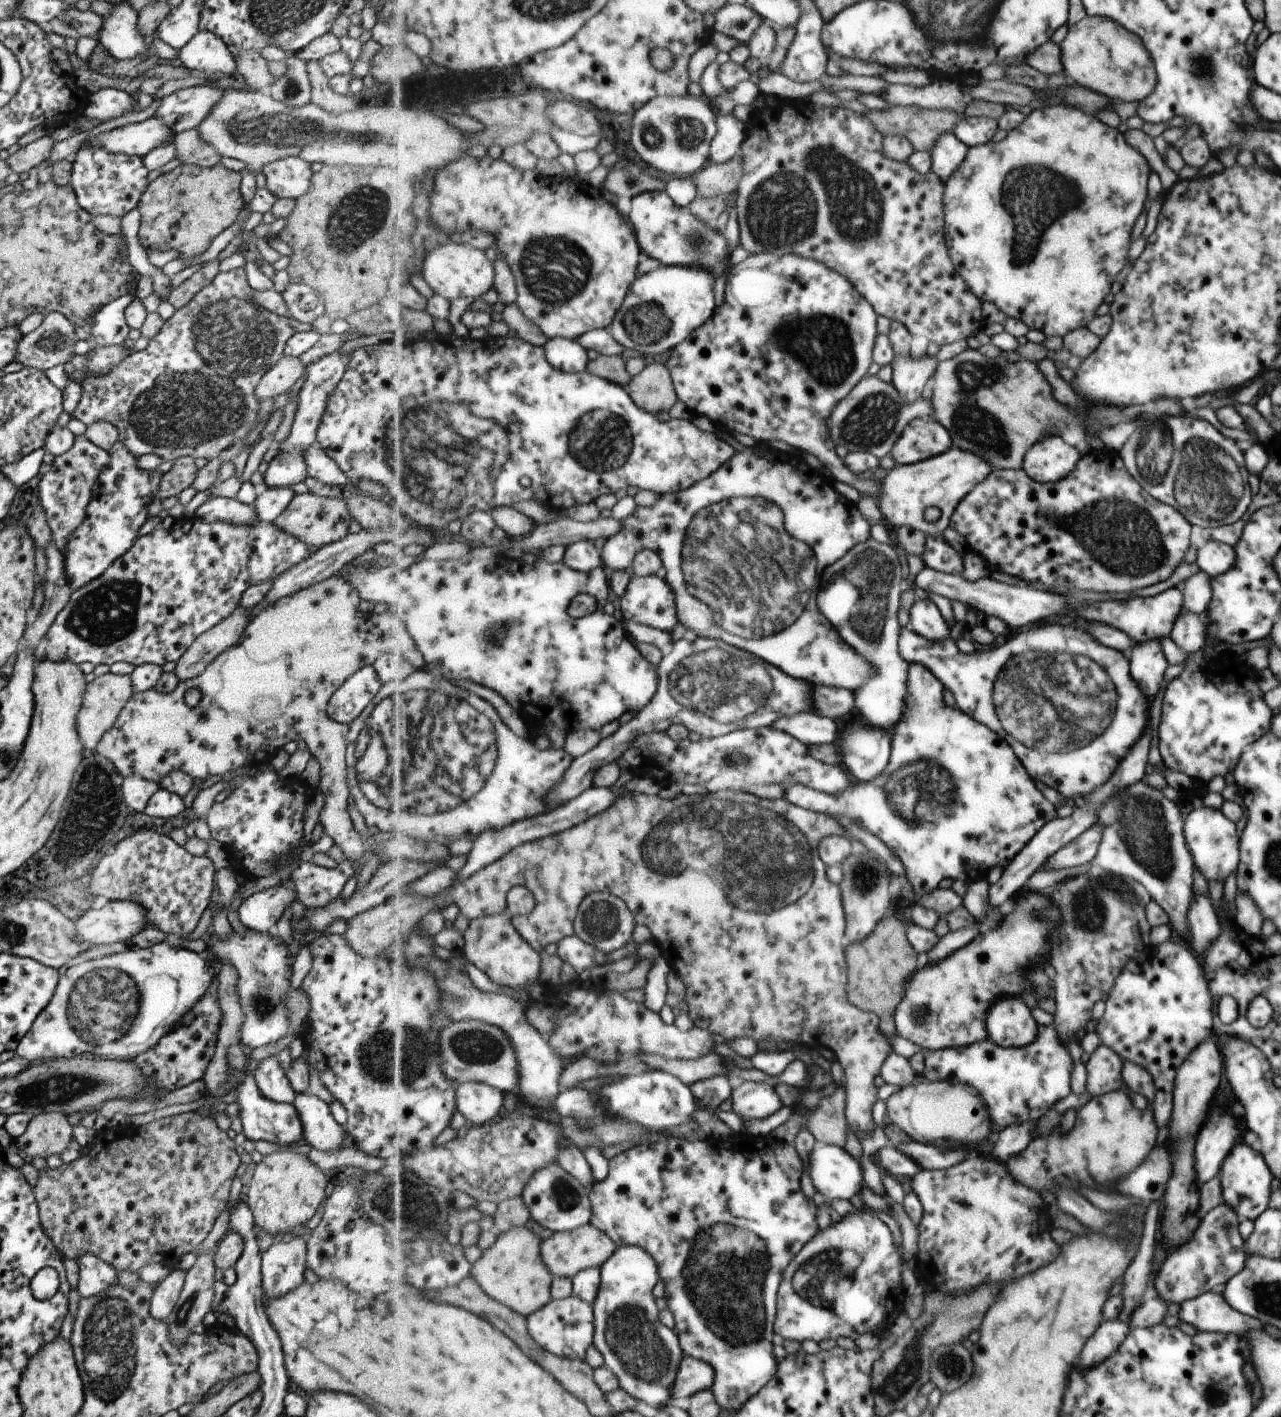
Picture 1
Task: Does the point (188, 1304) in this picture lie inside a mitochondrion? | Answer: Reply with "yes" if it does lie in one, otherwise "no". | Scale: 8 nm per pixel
yes

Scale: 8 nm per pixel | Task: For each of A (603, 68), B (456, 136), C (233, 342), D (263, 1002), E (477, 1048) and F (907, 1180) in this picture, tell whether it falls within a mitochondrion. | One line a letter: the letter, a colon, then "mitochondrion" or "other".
A: other
B: other
C: mitochondrion
D: mitochondrion
E: mitochondrion
F: other

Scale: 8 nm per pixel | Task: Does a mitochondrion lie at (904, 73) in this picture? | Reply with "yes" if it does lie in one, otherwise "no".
no

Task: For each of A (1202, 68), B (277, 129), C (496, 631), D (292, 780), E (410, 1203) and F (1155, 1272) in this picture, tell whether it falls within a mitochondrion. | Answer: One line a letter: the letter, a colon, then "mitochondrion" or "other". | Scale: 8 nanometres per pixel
A: mitochondrion
B: mitochondrion
C: mitochondrion
D: other
E: mitochondrion
F: other

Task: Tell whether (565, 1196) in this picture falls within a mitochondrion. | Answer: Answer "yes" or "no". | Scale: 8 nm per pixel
yes

